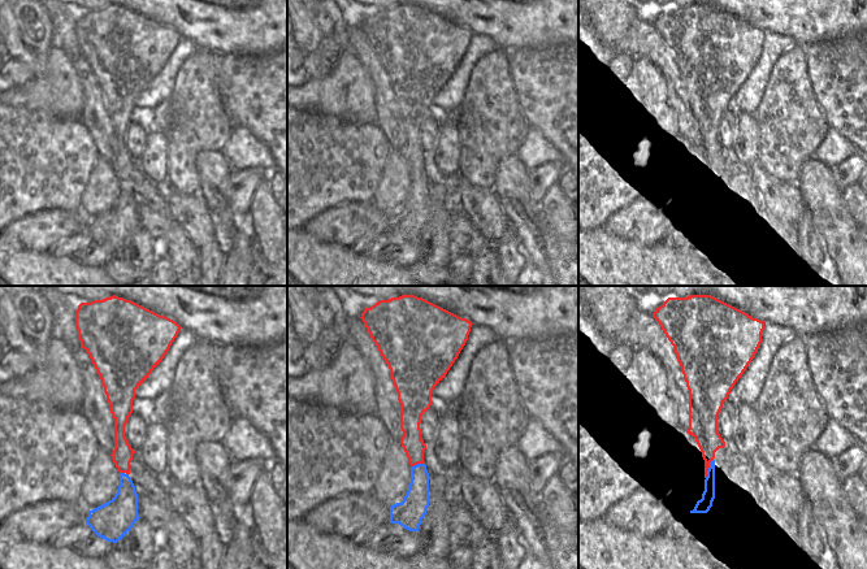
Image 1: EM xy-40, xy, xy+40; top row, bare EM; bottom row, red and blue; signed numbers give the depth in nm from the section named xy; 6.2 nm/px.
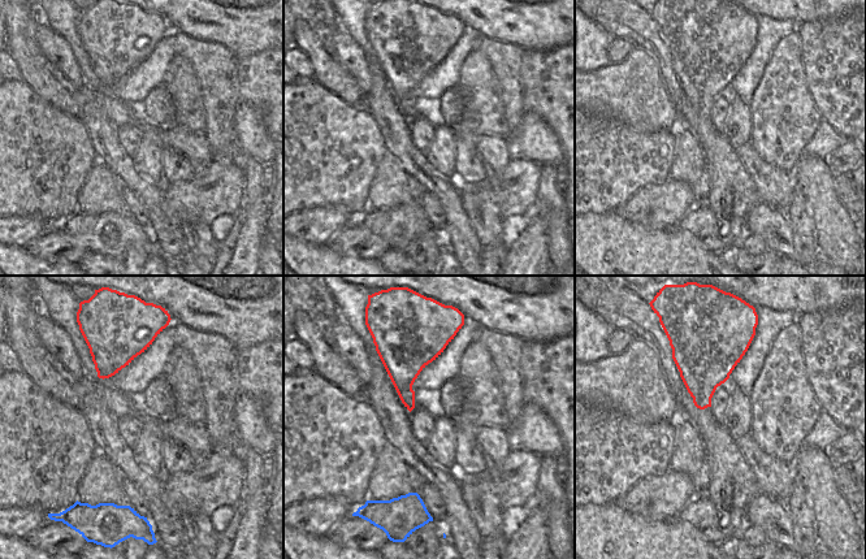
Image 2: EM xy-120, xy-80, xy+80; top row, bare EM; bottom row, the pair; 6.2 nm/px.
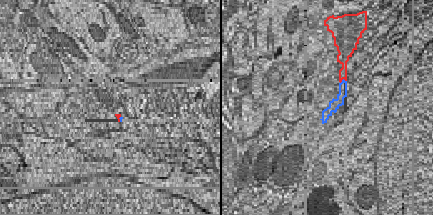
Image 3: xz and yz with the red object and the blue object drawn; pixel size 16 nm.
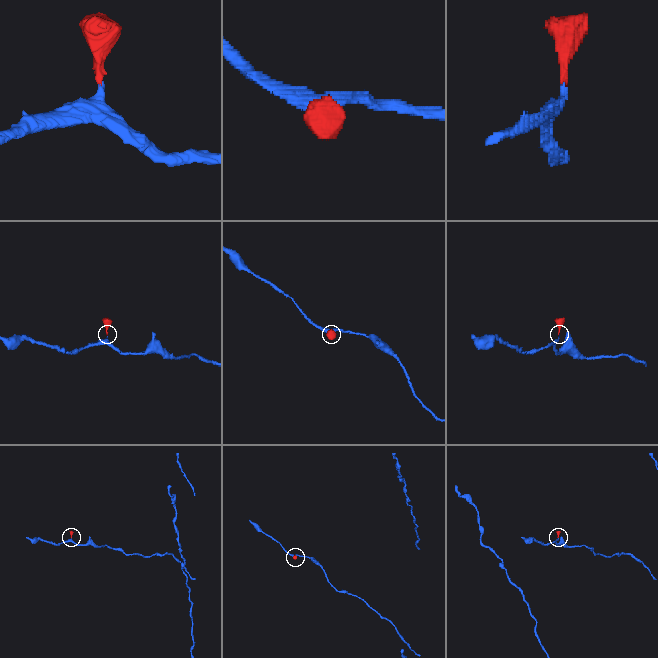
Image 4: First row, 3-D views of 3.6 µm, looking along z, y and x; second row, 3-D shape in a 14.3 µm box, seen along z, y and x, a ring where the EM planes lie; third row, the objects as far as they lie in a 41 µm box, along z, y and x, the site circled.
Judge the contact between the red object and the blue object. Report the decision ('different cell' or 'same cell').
same cell

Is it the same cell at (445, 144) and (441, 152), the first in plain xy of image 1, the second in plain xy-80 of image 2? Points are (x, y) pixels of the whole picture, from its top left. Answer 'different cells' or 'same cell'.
same cell

